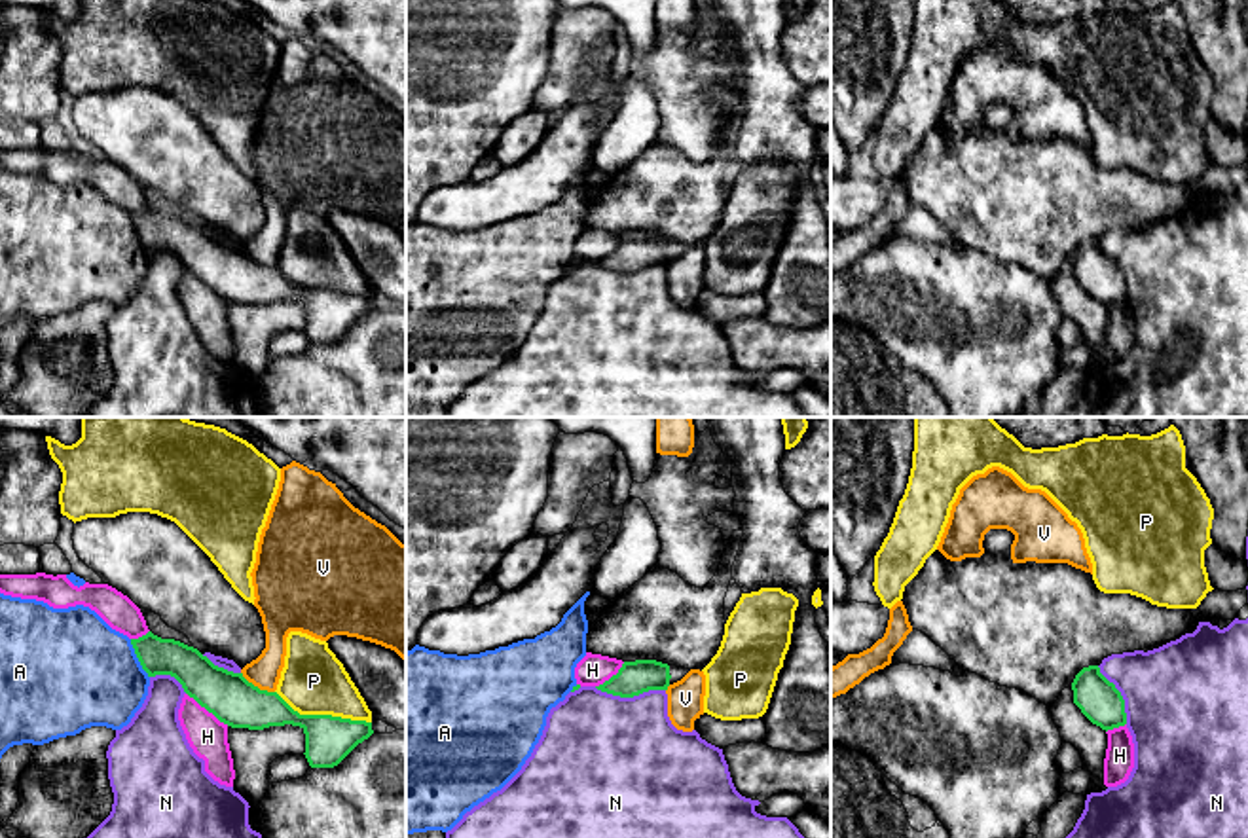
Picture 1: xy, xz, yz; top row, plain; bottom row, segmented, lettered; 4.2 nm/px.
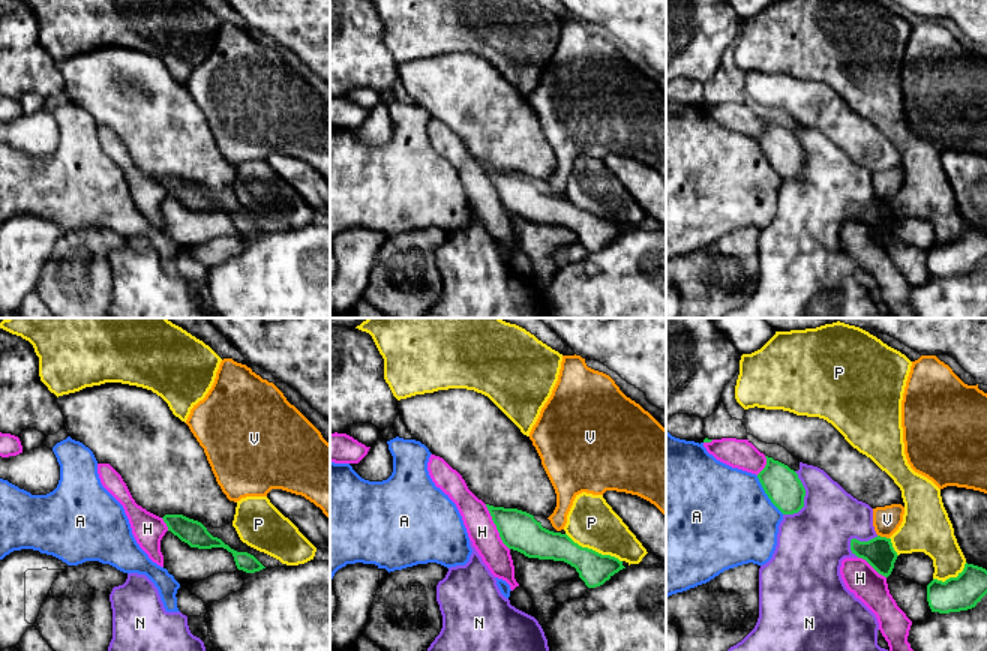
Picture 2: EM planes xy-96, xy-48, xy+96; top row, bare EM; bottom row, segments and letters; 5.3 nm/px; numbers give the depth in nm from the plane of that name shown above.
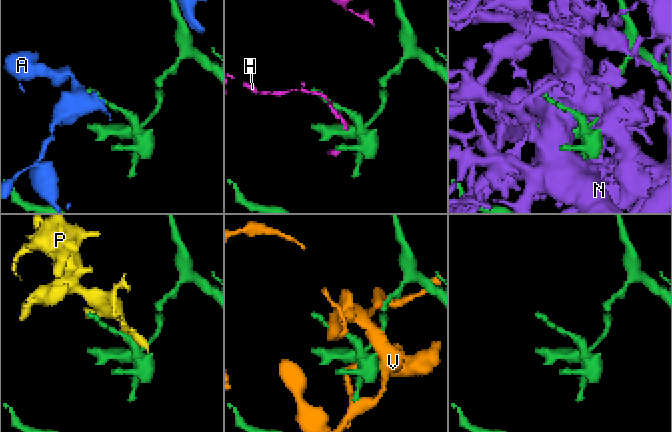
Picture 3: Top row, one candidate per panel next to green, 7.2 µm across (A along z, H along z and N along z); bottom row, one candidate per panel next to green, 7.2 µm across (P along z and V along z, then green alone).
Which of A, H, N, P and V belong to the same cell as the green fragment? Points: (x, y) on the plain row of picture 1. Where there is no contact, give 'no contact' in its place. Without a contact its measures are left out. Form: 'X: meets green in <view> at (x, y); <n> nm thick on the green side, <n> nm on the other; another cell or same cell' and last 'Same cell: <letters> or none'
A: meets green in xy at (137, 232); 160 nm thick on the green side, 460 nm on the other; another cell
H: meets green in xy at (207, 285); 200 nm thick on the green side, 170 nm on the other; another cell
N: meets green in xz at (630, 272); 140 nm thick on the green side, 480 nm on the other; another cell
P: meets green in xy at (323, 291); 200 nm thick on the green side, 280 nm on the other; another cell
V: meets green in xy at (256, 262); 200 nm thick on the green side, 140 nm on the other; same cell
Same cell: V

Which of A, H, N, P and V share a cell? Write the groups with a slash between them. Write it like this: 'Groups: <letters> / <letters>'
Groups: A / H / N / P / V

